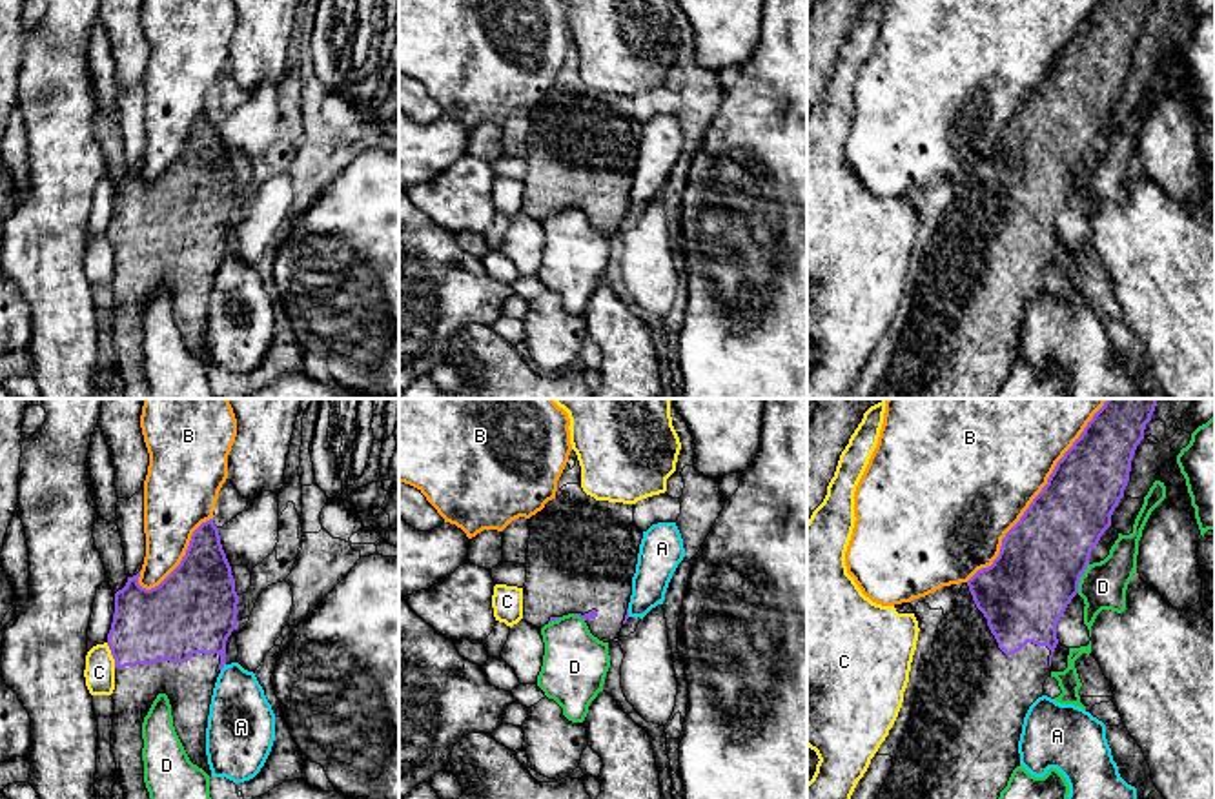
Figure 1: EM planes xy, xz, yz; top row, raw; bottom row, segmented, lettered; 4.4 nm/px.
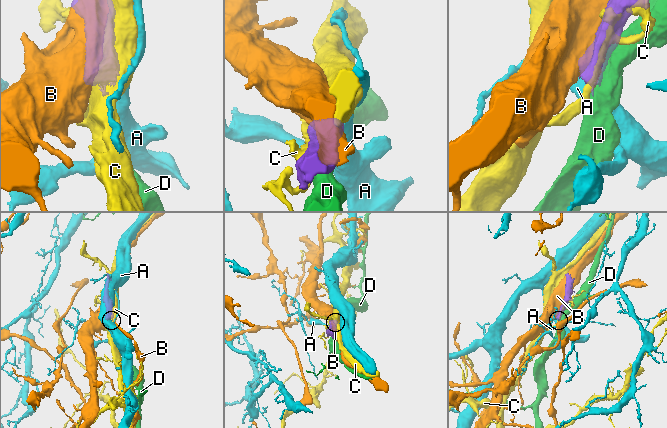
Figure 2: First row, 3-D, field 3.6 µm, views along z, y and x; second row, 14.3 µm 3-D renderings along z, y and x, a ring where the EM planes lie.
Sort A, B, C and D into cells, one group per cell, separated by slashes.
A / B / C / D

